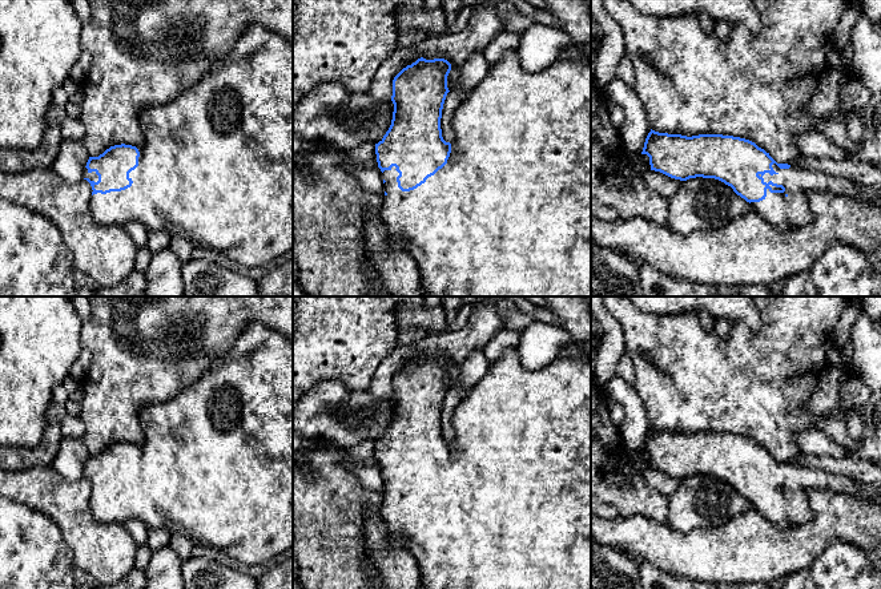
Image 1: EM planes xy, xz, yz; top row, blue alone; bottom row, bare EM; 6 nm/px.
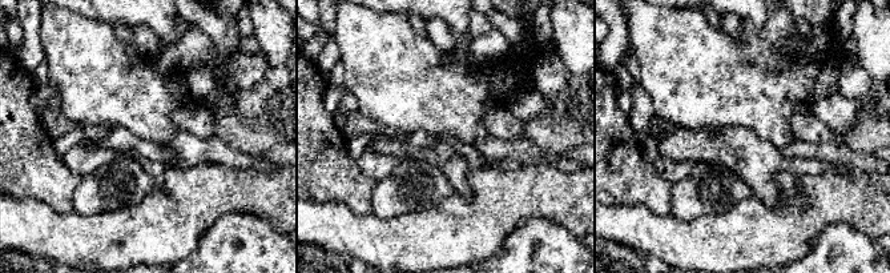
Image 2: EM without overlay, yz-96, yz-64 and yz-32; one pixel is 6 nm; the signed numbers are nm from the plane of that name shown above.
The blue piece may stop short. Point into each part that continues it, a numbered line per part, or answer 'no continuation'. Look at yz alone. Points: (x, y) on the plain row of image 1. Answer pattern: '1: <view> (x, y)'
1: yz (784, 509)

